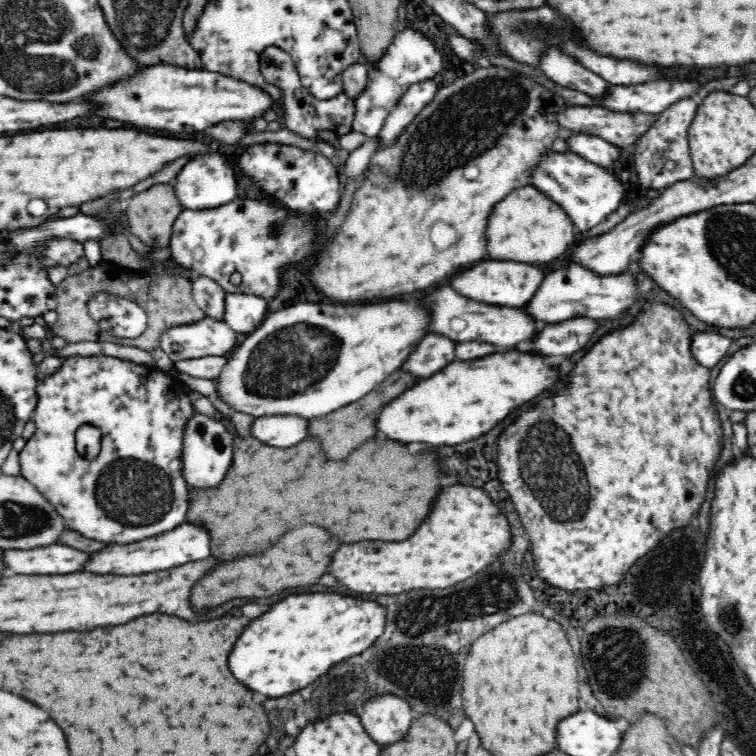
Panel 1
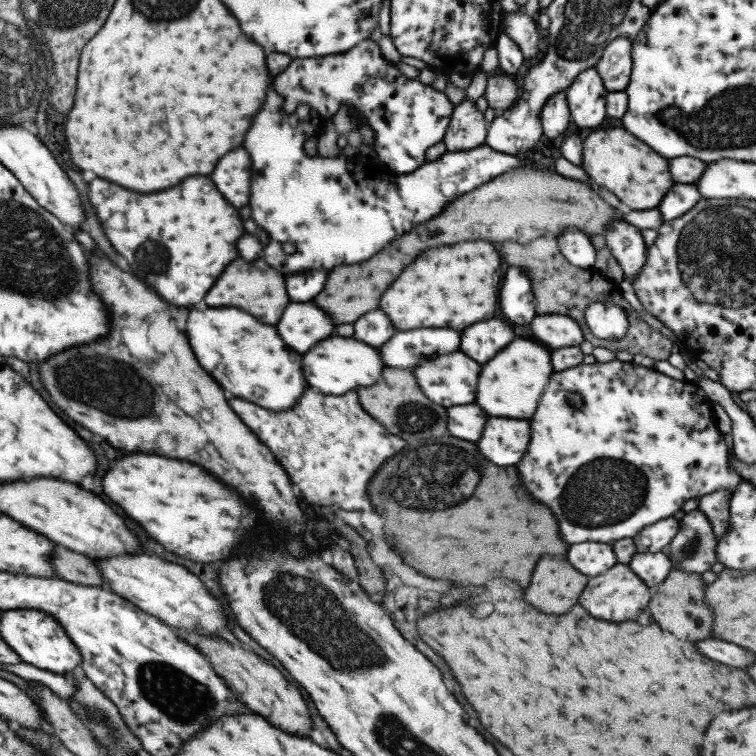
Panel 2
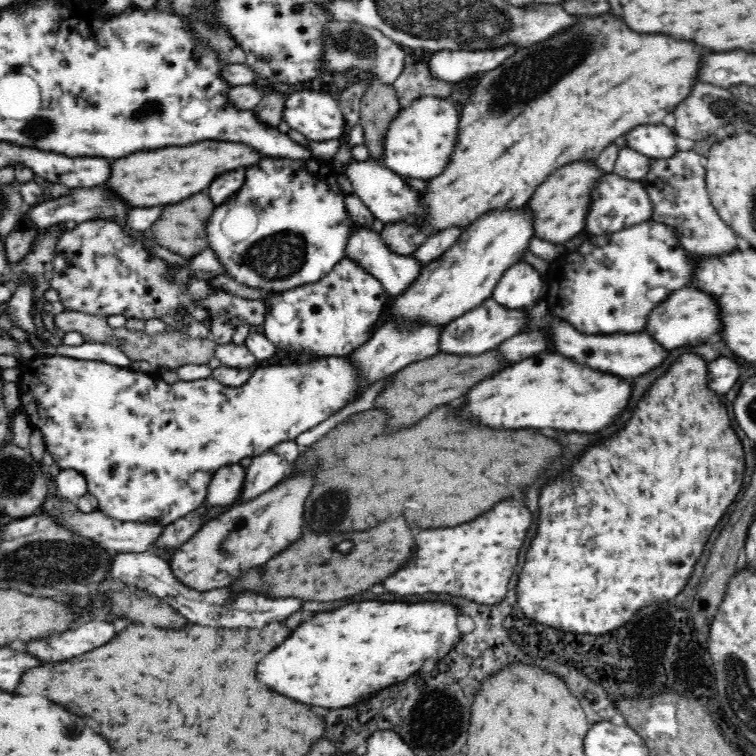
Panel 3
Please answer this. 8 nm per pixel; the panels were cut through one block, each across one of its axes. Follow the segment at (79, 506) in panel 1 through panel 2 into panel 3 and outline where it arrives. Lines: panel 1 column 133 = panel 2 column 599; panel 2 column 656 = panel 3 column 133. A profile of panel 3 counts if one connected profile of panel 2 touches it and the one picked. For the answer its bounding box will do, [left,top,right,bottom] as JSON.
[16,354,361,524]

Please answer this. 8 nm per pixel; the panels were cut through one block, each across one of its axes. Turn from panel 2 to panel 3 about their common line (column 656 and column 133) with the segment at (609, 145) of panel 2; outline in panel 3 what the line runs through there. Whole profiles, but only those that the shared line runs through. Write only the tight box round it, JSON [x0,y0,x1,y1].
[106,142,260,206]

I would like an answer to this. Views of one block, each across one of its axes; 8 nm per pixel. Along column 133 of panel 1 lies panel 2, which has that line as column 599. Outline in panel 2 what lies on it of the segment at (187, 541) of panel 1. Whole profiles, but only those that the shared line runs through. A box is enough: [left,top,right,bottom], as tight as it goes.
[567,542,615,577]

